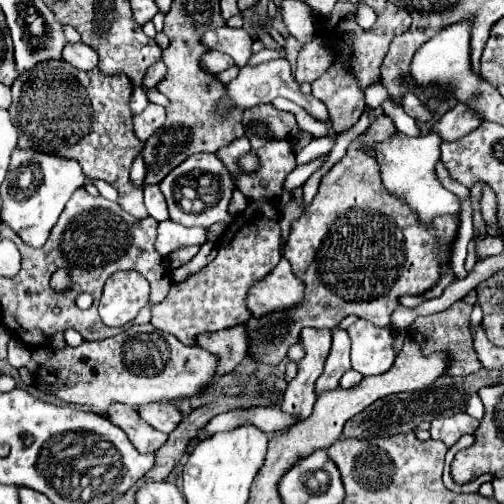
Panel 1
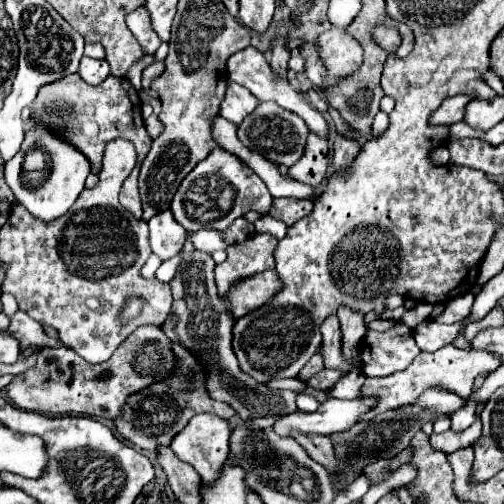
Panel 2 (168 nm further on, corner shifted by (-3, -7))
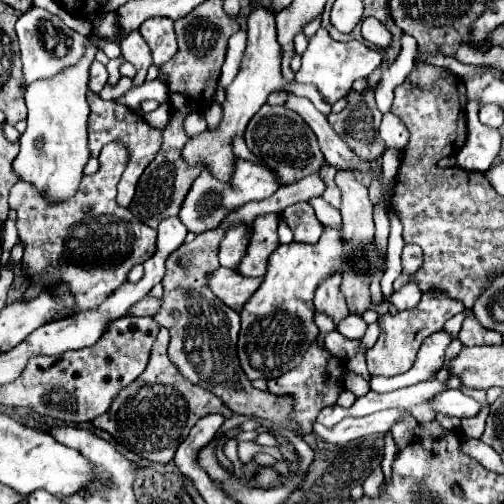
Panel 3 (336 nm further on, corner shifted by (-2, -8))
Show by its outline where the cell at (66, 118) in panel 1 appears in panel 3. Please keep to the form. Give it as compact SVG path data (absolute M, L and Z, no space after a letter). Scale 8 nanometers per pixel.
M91 90L87 92L87 100L89 100L89 106L91 106L91 114L89 114L89 122L87 122L90 156L98 158L102 146L105 146L107 142L113 142L113 140L125 142L129 146L129 150L131 150L131 158L129 158L129 164L125 168L125 174L121 176L119 194L117 194L117 204L123 206L123 208L129 208L129 204L131 204L131 200L135 196L135 186L137 186L139 176L143 174L147 164L155 158L155 154L157 154L159 146L161 146L161 130L149 126L141 114L137 114L135 110L123 106L117 100L103 100L99 94L95 94Z

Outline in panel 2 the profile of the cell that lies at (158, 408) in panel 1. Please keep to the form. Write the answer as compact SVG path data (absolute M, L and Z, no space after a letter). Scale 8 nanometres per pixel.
M200 413L188 423L188 427L184 427L184 431L180 431L180 435L176 435L170 449L180 461L190 463L200 473L202 483L212 485L220 477L220 471L224 467L224 459L228 455L228 437L230 437L230 427L226 419L212 413Z

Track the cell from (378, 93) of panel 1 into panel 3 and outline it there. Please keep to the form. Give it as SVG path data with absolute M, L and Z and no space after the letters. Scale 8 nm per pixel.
M391 112L383 114L381 126L379 126L379 136L387 148L403 148L407 144L407 128L405 124Z

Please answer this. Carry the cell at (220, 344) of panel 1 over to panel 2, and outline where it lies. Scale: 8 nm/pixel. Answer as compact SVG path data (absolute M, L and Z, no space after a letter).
M172 343L172 353L176 359L176 367L170 377L152 383L150 387L144 387L142 391L136 391L128 397L126 405L122 407L122 417L114 419L116 431L134 443L136 447L144 451L156 451L156 447L164 445L170 447L172 439L188 425L188 421L198 413L216 413L224 419L230 419L236 415L232 407L226 403L210 399L204 387L204 371L196 357L180 347L180 343Z

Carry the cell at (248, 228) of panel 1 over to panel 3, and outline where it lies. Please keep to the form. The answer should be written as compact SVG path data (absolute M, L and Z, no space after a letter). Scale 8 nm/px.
M275 213L258 216L255 219L255 230L243 260L239 262L237 272L243 276L265 276L267 260L273 250L279 246L278 216Z

